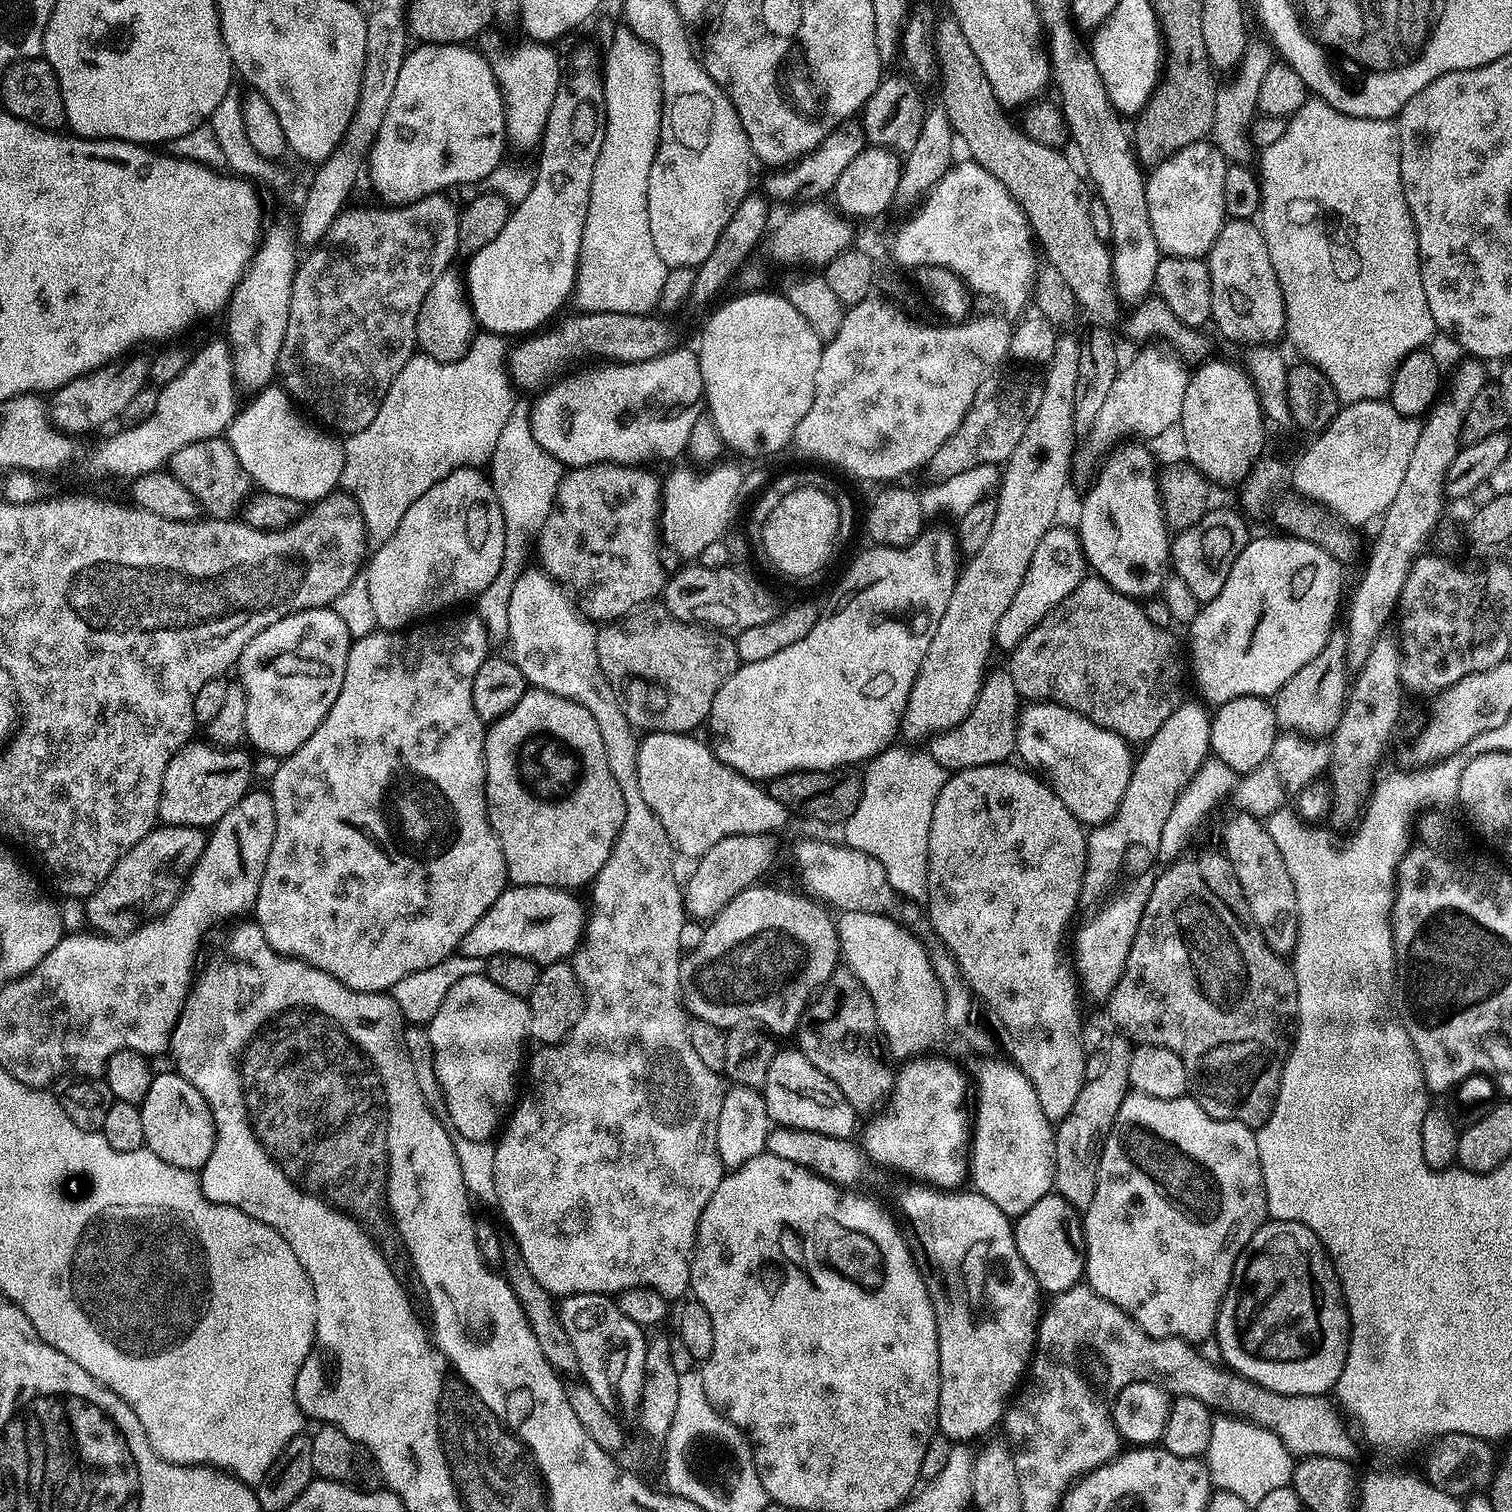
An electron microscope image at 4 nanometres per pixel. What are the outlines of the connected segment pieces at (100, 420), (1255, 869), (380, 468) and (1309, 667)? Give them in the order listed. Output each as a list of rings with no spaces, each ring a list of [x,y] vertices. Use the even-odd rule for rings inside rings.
[[[134,354],[103,364],[101,368],[82,374],[51,393],[50,410],[55,423],[65,432],[77,434],[76,432],[90,432],[94,428],[100,428],[111,420],[119,421],[126,406],[130,406],[134,399],[134,394],[138,394],[138,390],[142,390],[150,380],[149,357],[132,355]]]
[[[1236,810],[1233,813],[1233,816],[1225,818],[1220,828],[1220,840],[1224,843],[1222,851],[1230,866],[1234,866],[1234,874],[1238,874],[1242,894],[1246,894],[1246,906],[1250,906],[1250,914],[1258,930],[1262,930],[1266,944],[1275,952],[1291,953],[1296,947],[1300,919],[1294,882],[1290,882],[1290,870],[1286,870],[1286,862],[1278,846],[1274,846],[1274,838],[1267,827],[1246,811]]]
[[[477,331],[464,356],[443,364],[423,354],[412,356],[402,366],[398,378],[386,394],[374,422],[366,430],[351,433],[343,441],[344,469],[339,487],[356,503],[364,519],[369,545],[385,544],[398,530],[406,510],[451,472],[480,470],[492,459],[498,438],[509,421],[514,403],[513,385],[506,371],[505,337],[494,332]]]
[[[1336,630],[1333,631],[1332,636],[1326,642],[1326,646],[1322,646],[1318,658],[1310,658],[1310,662],[1306,662],[1306,666],[1302,666],[1302,670],[1298,670],[1298,674],[1294,674],[1294,678],[1290,678],[1290,682],[1286,682],[1286,686],[1282,686],[1276,691],[1274,707],[1276,709],[1277,725],[1289,732],[1299,732],[1301,734],[1333,733],[1342,718],[1344,701],[1348,698],[1349,687],[1348,638],[1343,631]]]

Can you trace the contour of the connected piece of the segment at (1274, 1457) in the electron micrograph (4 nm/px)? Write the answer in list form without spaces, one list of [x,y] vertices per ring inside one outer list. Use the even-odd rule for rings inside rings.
[[[1236,1414],[1220,1415],[1217,1415],[1212,1421],[1210,1446],[1206,1453],[1208,1472],[1212,1475],[1213,1485],[1219,1491],[1238,1494],[1238,1498],[1242,1498],[1242,1502],[1255,1506],[1267,1492],[1278,1490],[1278,1486],[1286,1486],[1292,1483],[1294,1457],[1292,1451],[1284,1445],[1282,1438],[1276,1432]]]

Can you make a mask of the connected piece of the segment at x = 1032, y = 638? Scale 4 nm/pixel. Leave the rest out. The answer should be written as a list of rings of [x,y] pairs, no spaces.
[[[1088,574],[1067,598],[1044,615],[1018,647],[1011,649],[1006,670],[1025,701],[1060,704],[1118,734],[1129,745],[1140,746],[1158,734],[1162,722],[1185,699],[1186,656],[1180,653],[1172,634],[1167,628],[1154,626],[1133,597],[1114,590],[1099,576]]]

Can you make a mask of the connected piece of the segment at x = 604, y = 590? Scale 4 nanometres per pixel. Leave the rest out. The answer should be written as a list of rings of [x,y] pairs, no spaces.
[[[591,464],[565,471],[555,507],[539,528],[539,563],[571,589],[589,620],[619,620],[663,593],[666,571],[658,552],[661,503],[661,477],[647,467]]]

